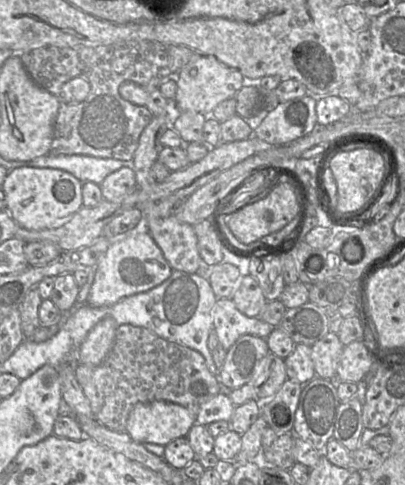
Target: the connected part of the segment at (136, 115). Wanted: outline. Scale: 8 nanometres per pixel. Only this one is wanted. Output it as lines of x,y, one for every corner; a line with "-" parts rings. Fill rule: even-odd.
124,40
83,47
44,46
19,52
19,57
33,82
55,95
59,101
53,140
48,154
82,154
131,161
138,147
139,137
154,115
146,107
123,99
119,93
120,85
125,81
132,81
143,87
158,88
163,81
176,76
193,54
194,52
186,46
148,40

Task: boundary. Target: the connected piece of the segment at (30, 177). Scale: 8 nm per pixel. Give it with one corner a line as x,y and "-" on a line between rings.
24,166
8,171
1,188
14,221
26,229
41,230
56,227
83,206
82,184
64,170

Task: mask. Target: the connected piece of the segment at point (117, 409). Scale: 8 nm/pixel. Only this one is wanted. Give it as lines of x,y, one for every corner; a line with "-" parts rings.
130,324
118,326
112,348
100,365
76,364
74,373
90,402
93,418
115,432
126,431
128,416
138,403
154,401
175,403
185,407
196,417
200,406
220,393
217,377
210,373
204,357
198,351
161,338
147,328

